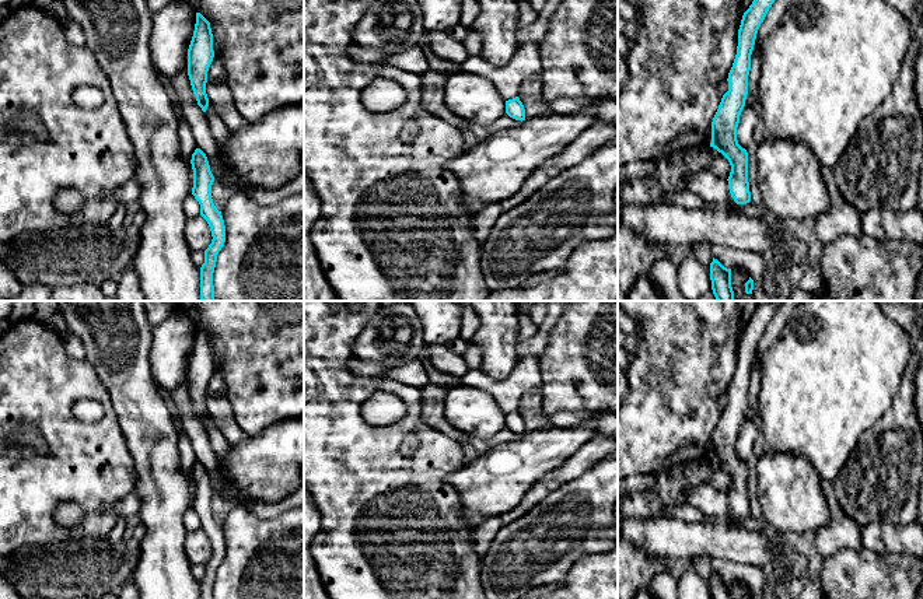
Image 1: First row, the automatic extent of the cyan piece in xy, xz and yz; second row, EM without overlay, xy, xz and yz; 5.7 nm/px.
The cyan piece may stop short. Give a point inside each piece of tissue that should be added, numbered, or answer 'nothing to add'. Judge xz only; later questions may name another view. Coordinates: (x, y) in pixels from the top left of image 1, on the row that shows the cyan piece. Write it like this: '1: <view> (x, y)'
nothing to add

